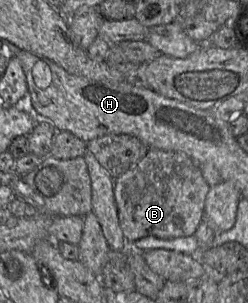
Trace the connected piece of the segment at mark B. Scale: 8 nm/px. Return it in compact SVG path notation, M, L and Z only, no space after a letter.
M149 149L135 166L114 180L114 197L126 241L147 236L170 239L194 235L203 219L209 188L200 166L188 155Z

